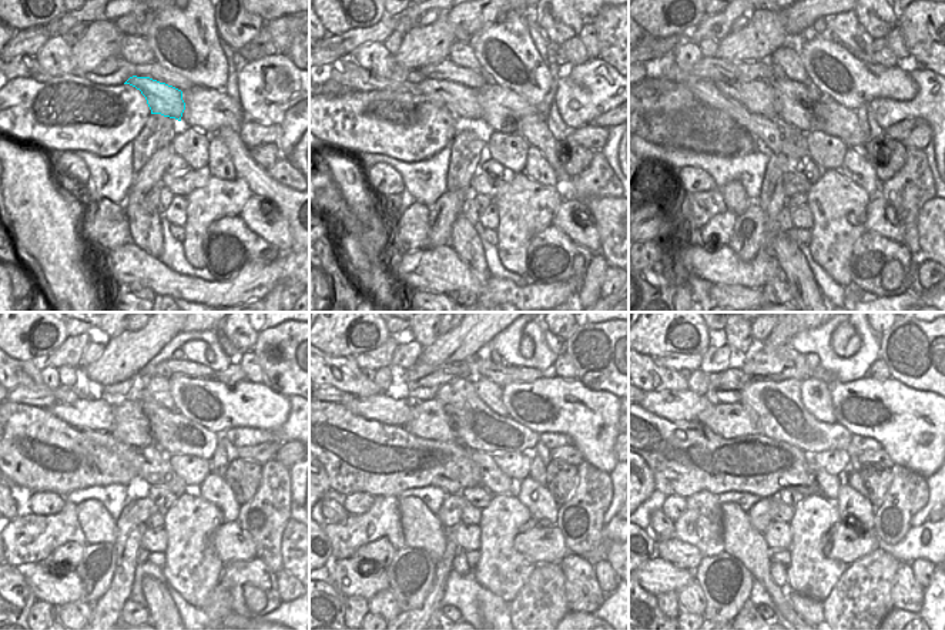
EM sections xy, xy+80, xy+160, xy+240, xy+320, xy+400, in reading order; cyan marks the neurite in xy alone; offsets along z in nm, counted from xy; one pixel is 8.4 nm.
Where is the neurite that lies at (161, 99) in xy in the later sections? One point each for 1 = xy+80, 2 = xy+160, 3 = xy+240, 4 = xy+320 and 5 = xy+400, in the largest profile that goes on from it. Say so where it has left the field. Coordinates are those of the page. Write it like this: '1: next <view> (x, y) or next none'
1: next xy+80 (462, 101)
2: next xy+160 (757, 96)
3: next xy+240 (86, 414)
4: next xy+320 (396, 412)
5: next xy+400 (674, 405)

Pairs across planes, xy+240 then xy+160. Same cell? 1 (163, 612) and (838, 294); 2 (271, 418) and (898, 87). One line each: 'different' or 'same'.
1: different
2: same

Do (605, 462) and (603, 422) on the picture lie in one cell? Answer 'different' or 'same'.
same

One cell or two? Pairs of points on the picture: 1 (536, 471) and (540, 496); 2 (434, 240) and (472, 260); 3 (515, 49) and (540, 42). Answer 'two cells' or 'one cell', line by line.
1: two cells
2: two cells
3: two cells

